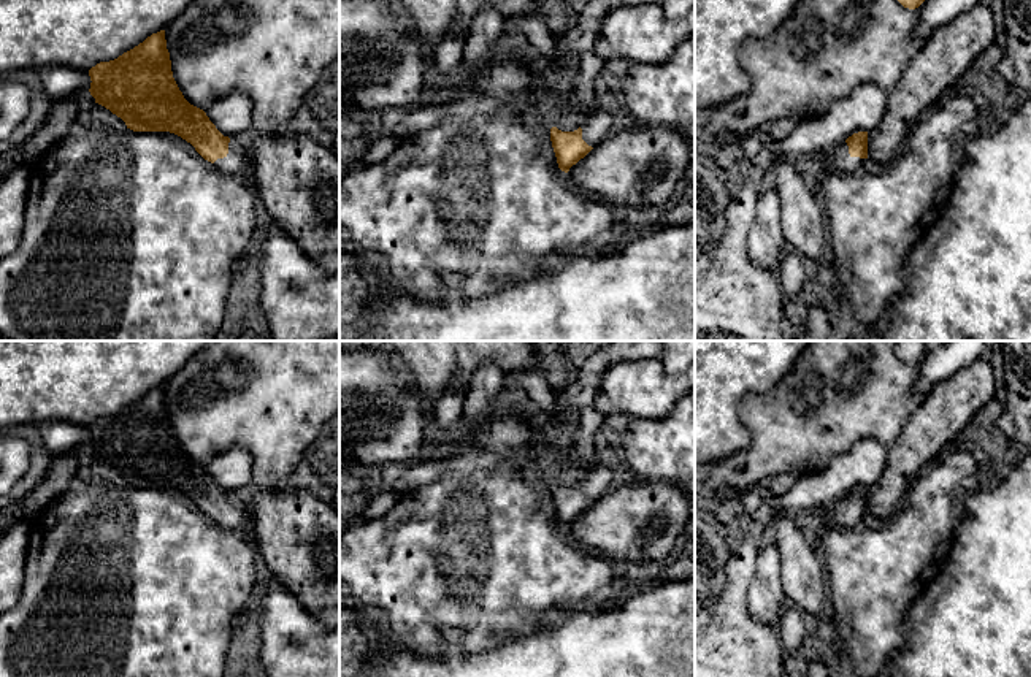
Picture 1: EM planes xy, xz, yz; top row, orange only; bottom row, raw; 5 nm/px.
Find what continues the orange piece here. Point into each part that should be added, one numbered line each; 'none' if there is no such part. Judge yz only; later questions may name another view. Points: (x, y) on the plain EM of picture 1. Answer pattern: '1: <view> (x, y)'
1: yz (839, 514)

